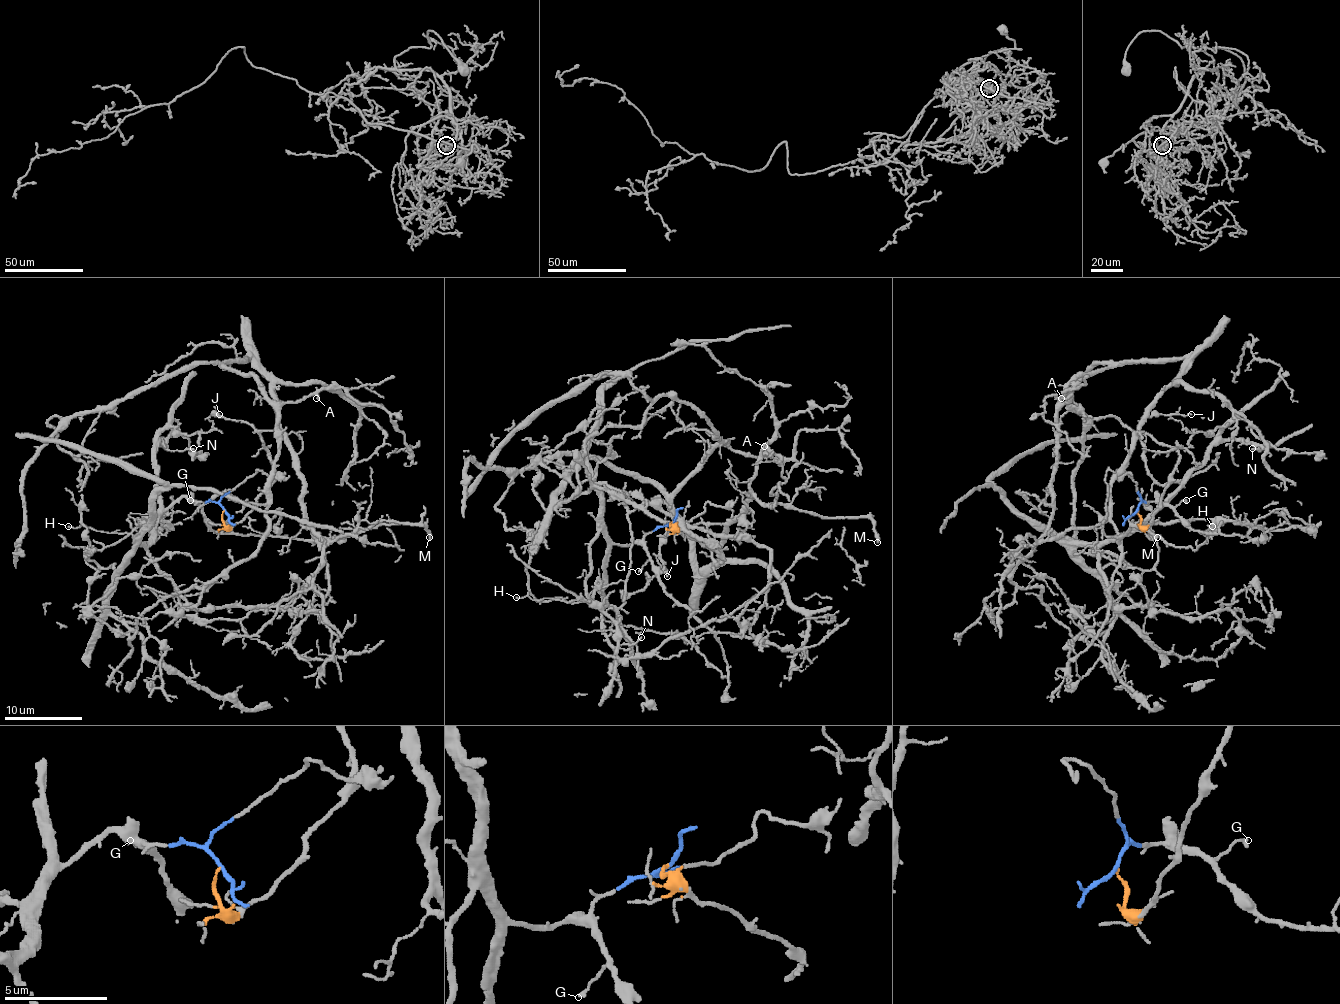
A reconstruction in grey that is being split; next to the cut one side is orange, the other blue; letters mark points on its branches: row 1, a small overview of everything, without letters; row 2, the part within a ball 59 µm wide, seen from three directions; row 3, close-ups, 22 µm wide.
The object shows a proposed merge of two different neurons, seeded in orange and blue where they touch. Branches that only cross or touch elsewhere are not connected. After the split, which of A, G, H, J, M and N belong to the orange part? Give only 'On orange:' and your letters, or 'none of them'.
On orange: A, J, M

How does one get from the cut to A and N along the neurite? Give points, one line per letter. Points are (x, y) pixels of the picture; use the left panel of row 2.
A: (225, 510), (230, 527), (273, 477), (260, 432), (277, 409), (250, 359), (225, 362), (273, 401), (316, 397)
N: (225, 510), (217, 502), (196, 502), (184, 496), (166, 508), (163, 506), (155, 440), (168, 450), (194, 448)

